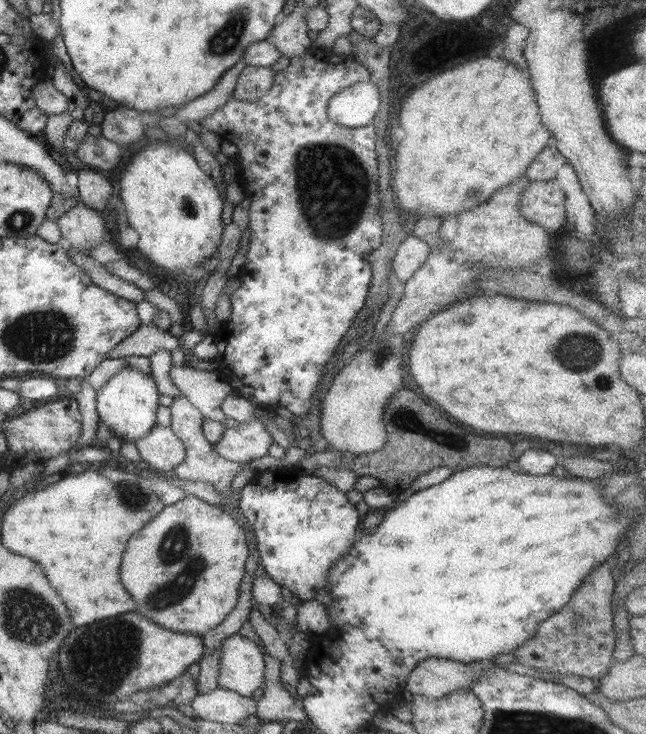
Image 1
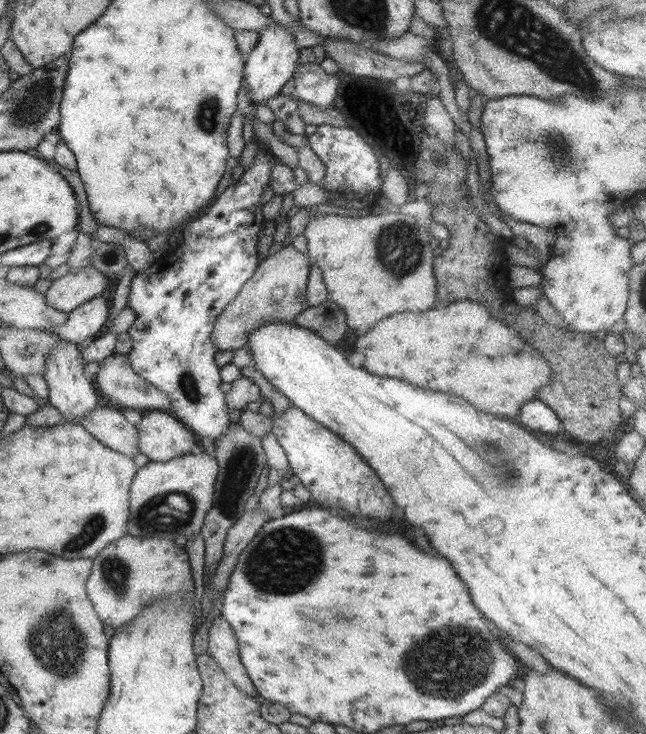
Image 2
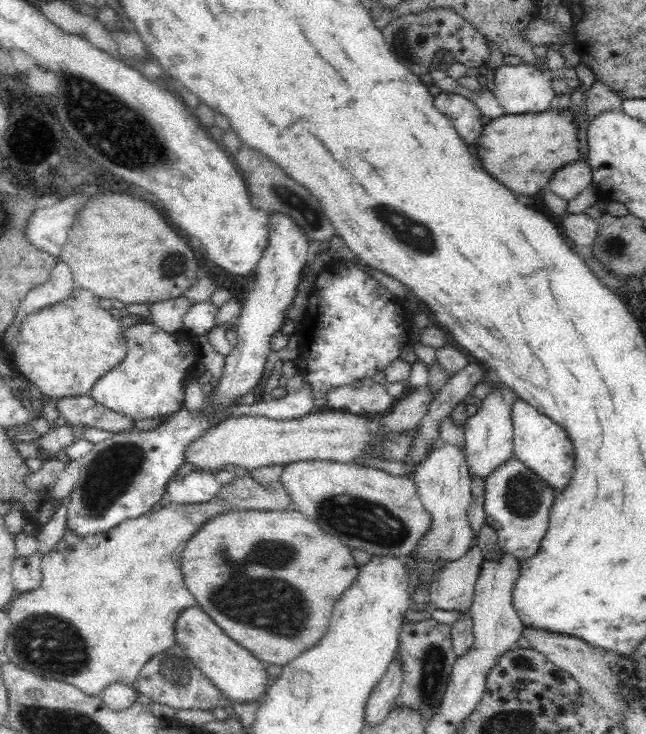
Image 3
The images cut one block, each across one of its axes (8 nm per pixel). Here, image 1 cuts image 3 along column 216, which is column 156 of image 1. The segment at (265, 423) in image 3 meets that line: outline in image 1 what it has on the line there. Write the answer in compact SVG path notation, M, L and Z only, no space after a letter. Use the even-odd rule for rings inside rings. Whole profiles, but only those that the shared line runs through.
M154 425L150 432L147 432L144 436L139 436L135 440L135 445L139 450L144 466L166 474L171 474L173 468L176 468L186 456L184 444L182 444L182 441L173 433L169 426Z

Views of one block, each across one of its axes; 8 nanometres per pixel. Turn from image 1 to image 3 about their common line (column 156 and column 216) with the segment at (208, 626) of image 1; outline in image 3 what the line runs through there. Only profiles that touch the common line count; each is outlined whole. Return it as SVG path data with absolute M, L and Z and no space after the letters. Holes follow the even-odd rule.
M286 508L284 511L260 511L258 509L236 509L213 516L192 536L182 551L179 565L186 588L193 594L197 606L218 625L236 644L248 649L260 662L286 666L297 656L312 648L324 636L332 617L333 608L340 595L356 580L360 566L350 554L351 548L335 536L324 532L317 524L309 521L301 512Z

